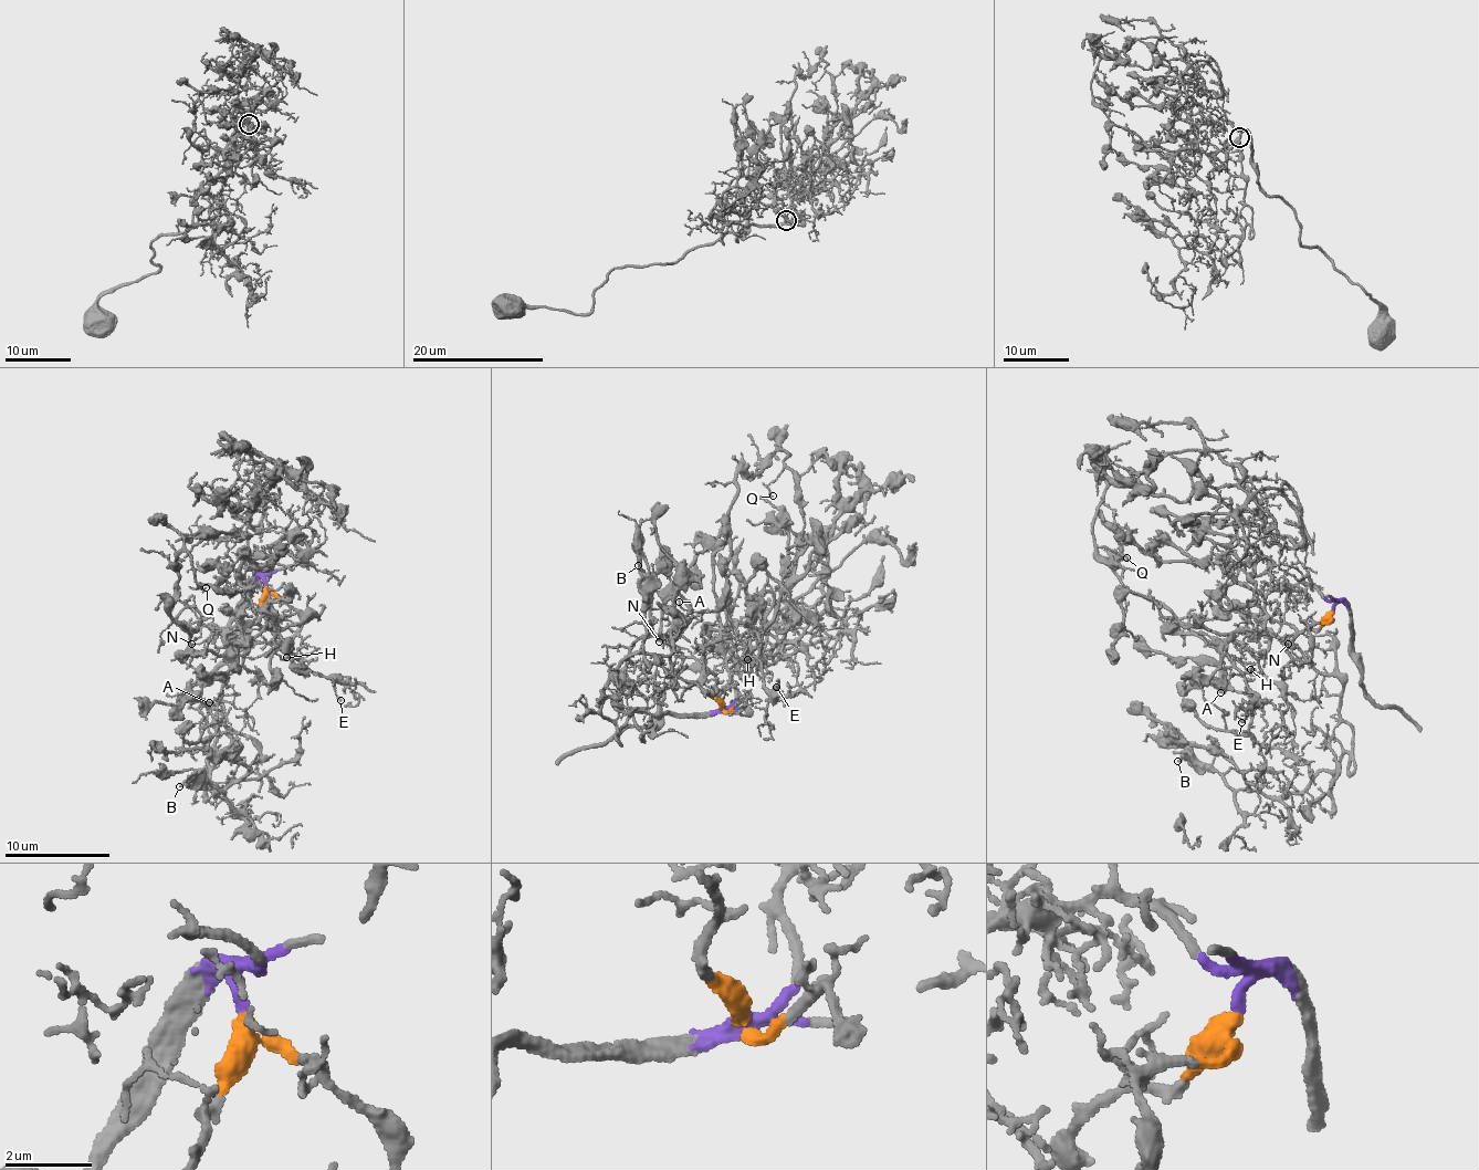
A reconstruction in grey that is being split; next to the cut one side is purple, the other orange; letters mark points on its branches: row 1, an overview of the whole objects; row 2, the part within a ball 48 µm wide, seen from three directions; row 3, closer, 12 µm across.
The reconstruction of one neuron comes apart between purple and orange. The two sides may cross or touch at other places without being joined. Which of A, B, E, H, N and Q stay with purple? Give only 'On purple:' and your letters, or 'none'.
On purple: E, H

